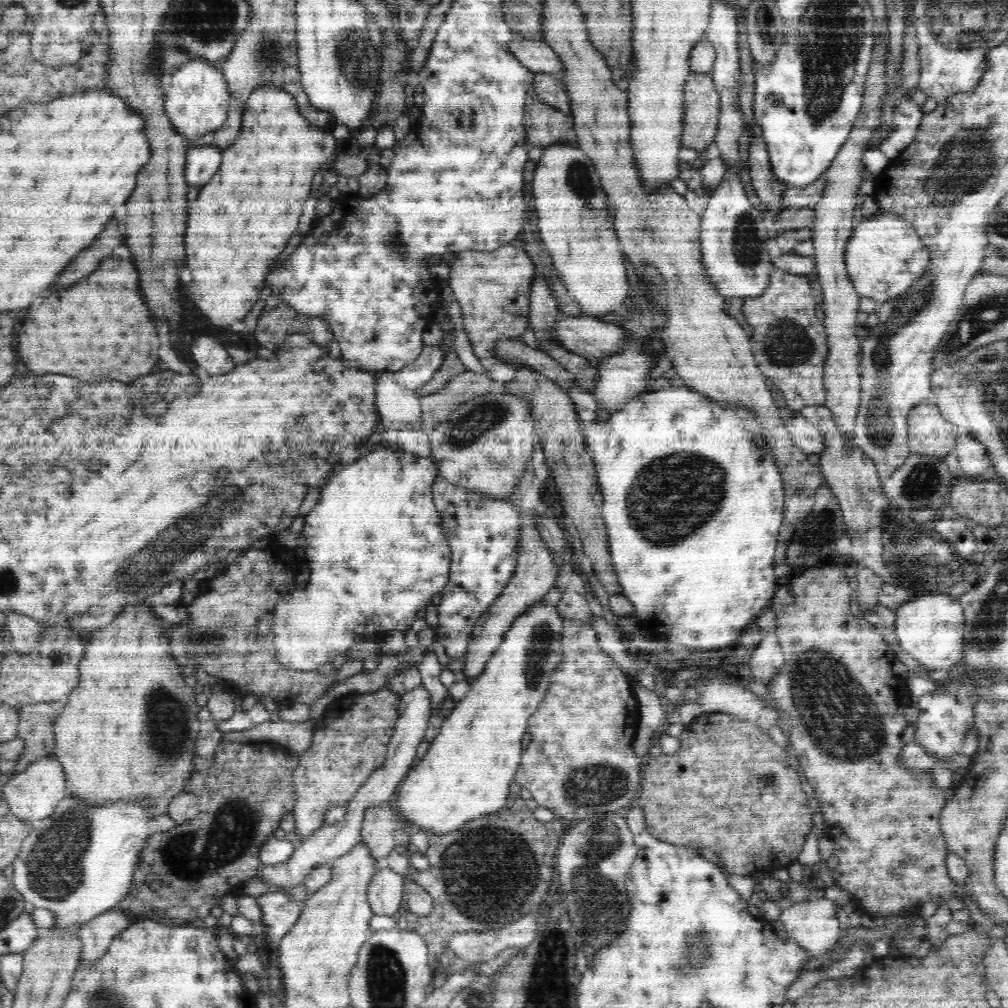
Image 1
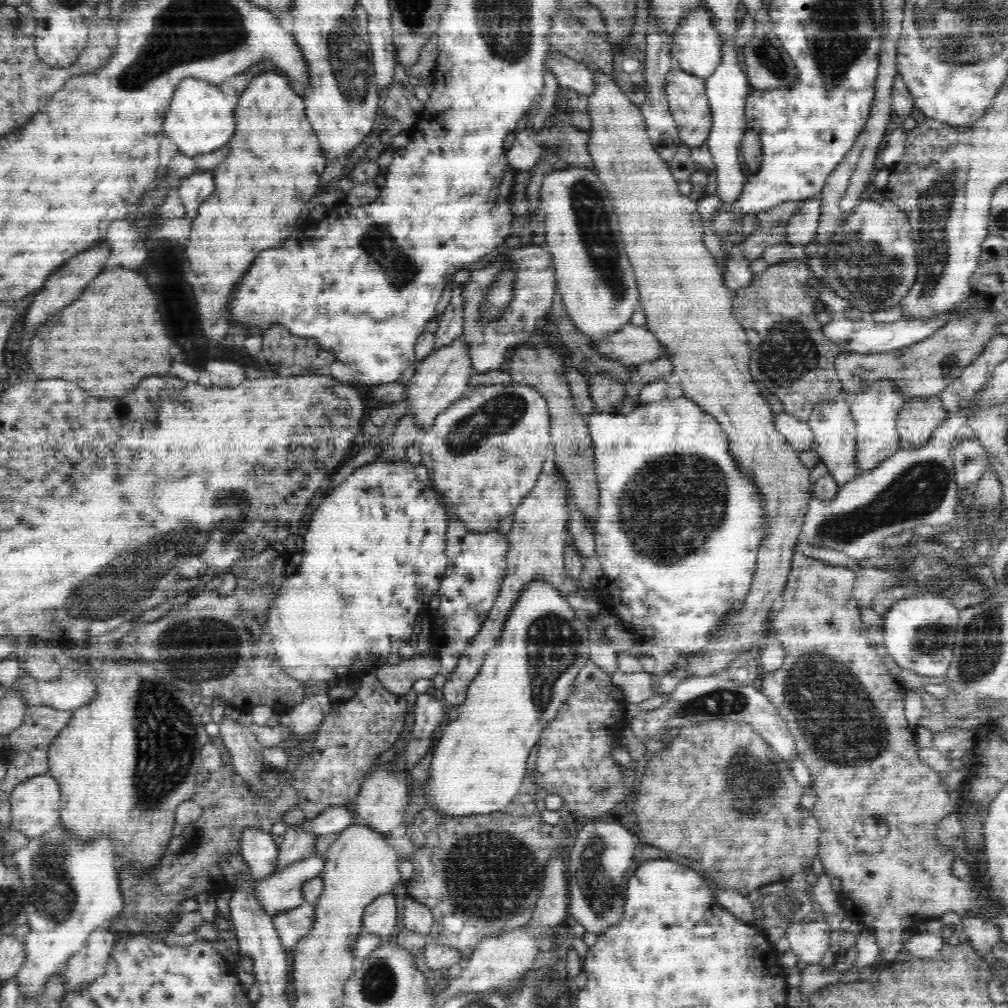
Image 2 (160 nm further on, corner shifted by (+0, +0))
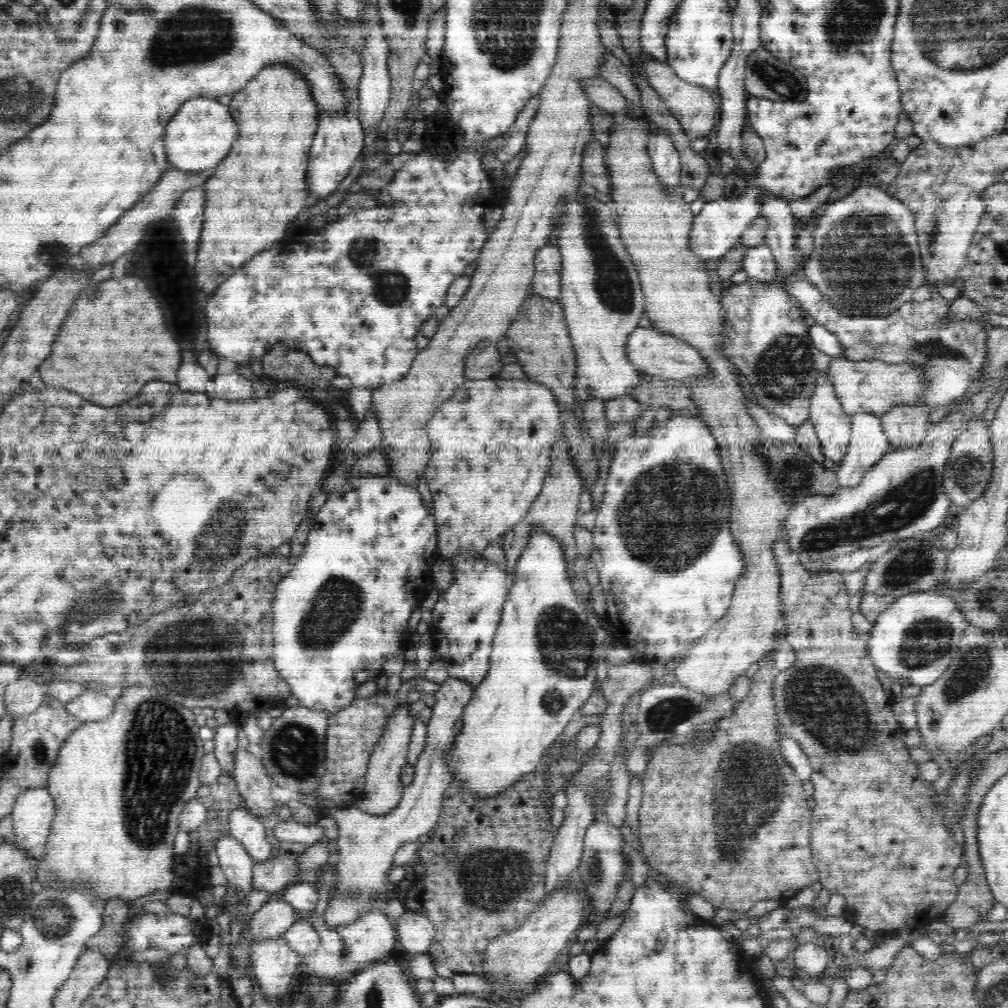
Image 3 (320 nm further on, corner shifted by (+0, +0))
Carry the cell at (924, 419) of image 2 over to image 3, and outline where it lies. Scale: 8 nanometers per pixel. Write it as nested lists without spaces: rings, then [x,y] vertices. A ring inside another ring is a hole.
[[[896,405],[890,408],[888,412],[881,415],[881,423],[884,434],[888,436],[891,446],[894,449],[903,449],[904,447],[917,447],[924,438],[927,437],[929,428],[929,415],[933,412],[926,411],[923,406],[914,405]]]

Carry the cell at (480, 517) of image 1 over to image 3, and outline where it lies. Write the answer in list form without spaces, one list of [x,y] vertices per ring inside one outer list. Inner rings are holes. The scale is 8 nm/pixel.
[[[466,558],[462,570],[452,580],[450,588],[440,595],[432,608],[431,627],[448,642],[450,650],[438,654],[448,668],[449,678],[468,680],[472,689],[484,680],[497,627],[500,625],[504,603],[510,589],[511,578],[494,564],[484,564],[480,558]]]

